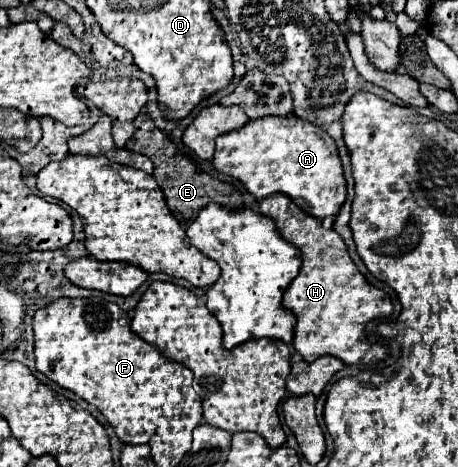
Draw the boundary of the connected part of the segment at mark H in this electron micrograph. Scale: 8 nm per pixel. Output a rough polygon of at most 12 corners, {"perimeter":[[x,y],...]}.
{"perimeter":[[287,195],[265,197],[303,253],[283,293],[295,351],[347,365],[387,359],[367,327],[393,313],[341,237]]}

